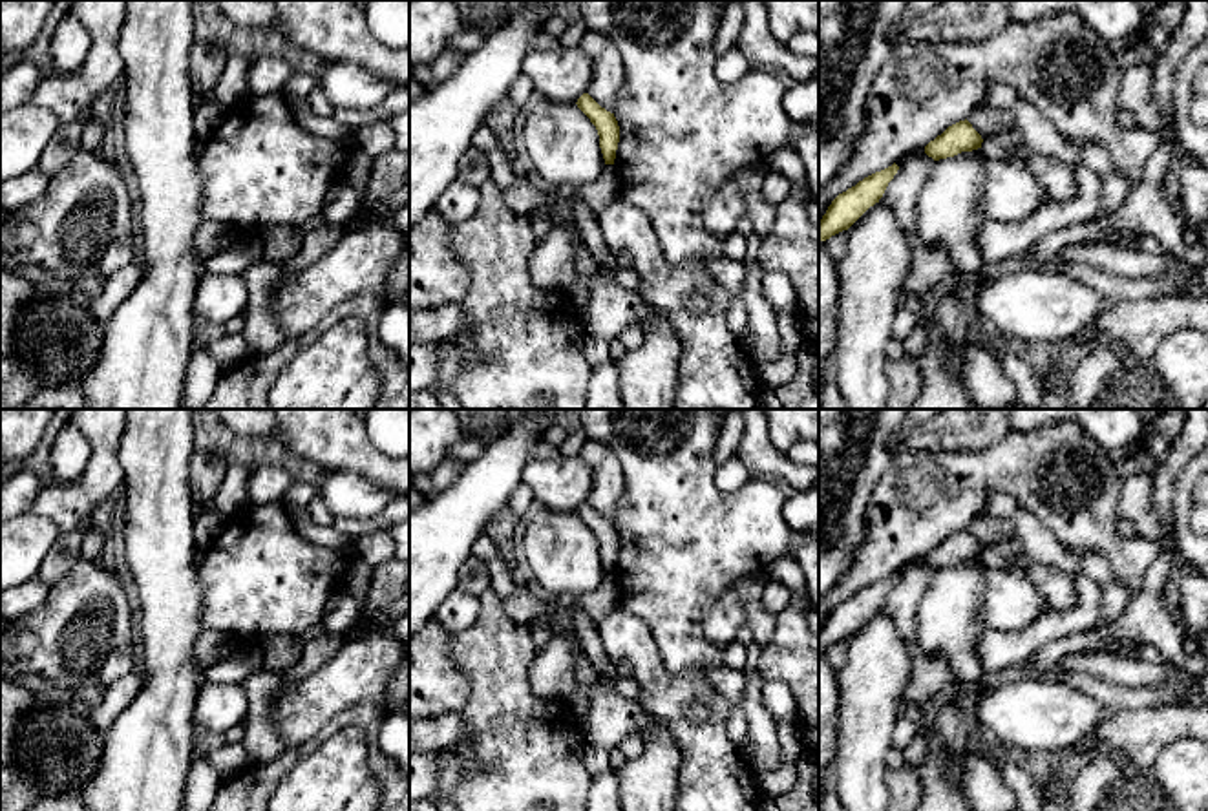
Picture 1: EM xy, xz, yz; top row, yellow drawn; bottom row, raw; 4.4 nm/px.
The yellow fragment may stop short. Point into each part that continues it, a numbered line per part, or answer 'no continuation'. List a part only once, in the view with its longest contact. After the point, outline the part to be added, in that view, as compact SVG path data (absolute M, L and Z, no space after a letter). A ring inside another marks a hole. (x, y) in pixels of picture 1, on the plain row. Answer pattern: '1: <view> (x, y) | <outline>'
no continuation

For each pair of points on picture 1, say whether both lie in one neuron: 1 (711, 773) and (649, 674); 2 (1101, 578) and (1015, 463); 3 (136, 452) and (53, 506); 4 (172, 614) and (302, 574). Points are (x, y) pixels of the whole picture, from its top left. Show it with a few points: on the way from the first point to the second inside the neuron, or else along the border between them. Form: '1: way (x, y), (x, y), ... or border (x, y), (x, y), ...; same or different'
1: way (704, 749), (675, 720), (664, 698); same
2: border (1082, 552), (1101, 552), (1115, 578); different
3: border (125, 428), (119, 450), (121, 483); different
4: border (198, 567), (201, 581), (200, 623), (203, 627); different

